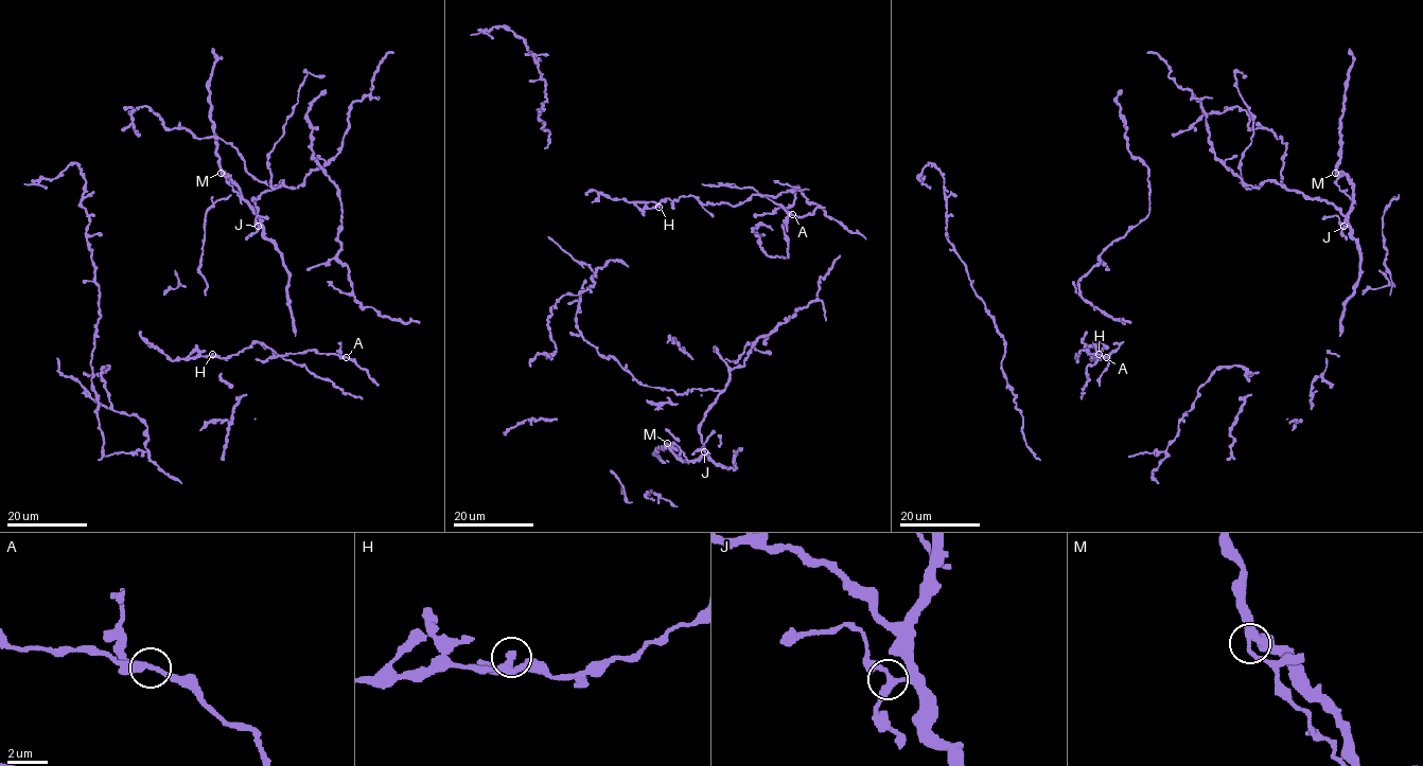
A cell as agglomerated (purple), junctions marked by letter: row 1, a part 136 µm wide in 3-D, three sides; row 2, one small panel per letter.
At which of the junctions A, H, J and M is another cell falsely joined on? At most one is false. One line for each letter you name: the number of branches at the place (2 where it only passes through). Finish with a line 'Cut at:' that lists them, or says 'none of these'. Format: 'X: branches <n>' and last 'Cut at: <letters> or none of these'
M: branches 3
Cut at: M

